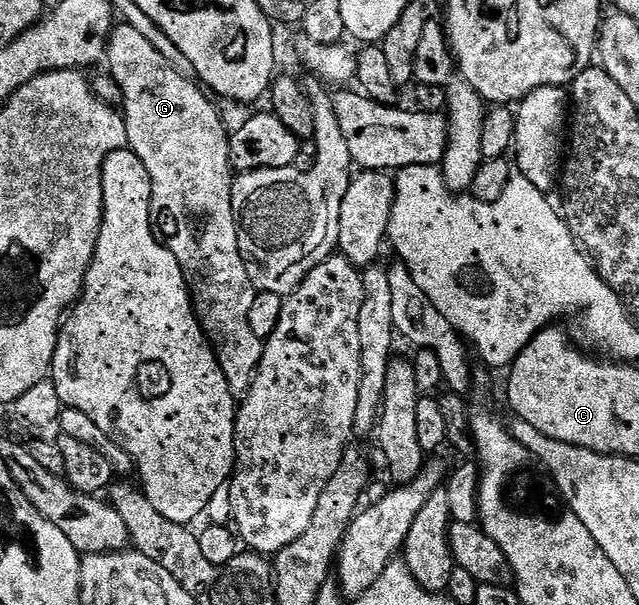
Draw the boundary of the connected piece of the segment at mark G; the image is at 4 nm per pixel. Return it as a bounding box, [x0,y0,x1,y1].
[107,25,265,397]

